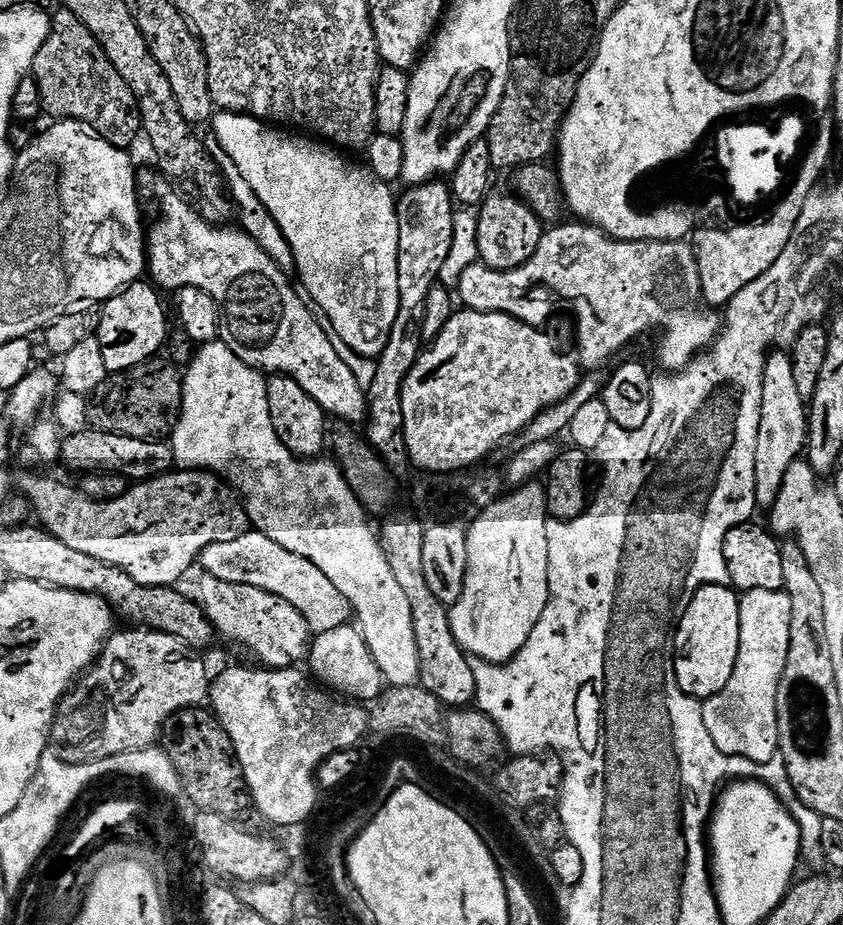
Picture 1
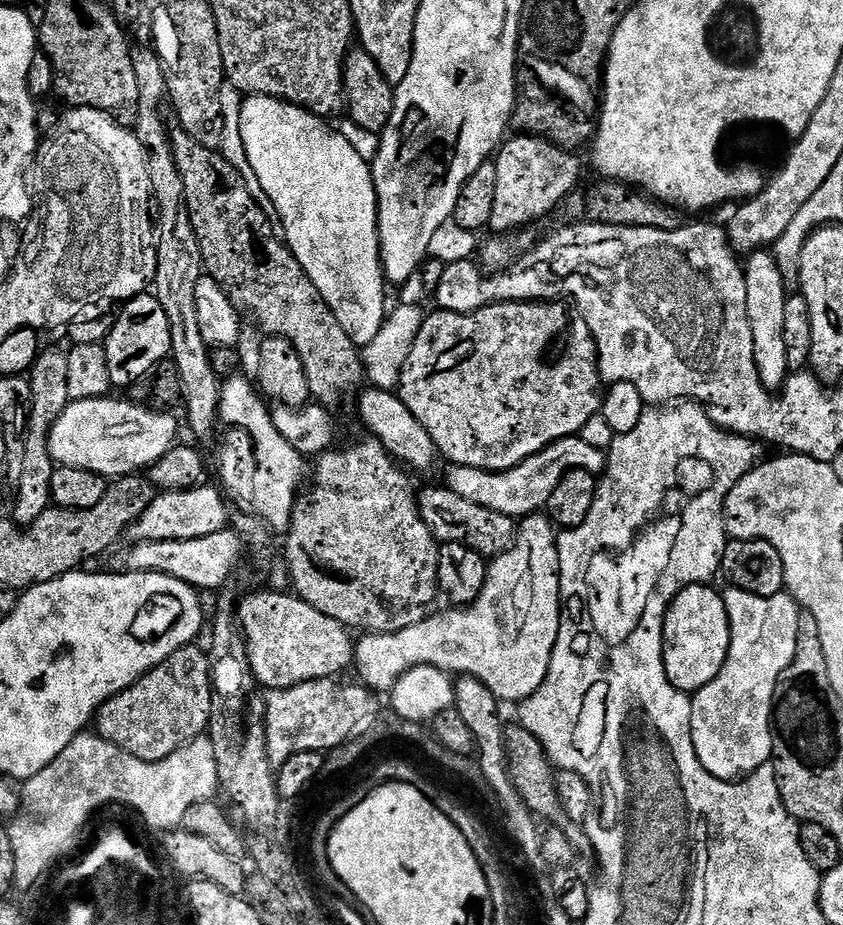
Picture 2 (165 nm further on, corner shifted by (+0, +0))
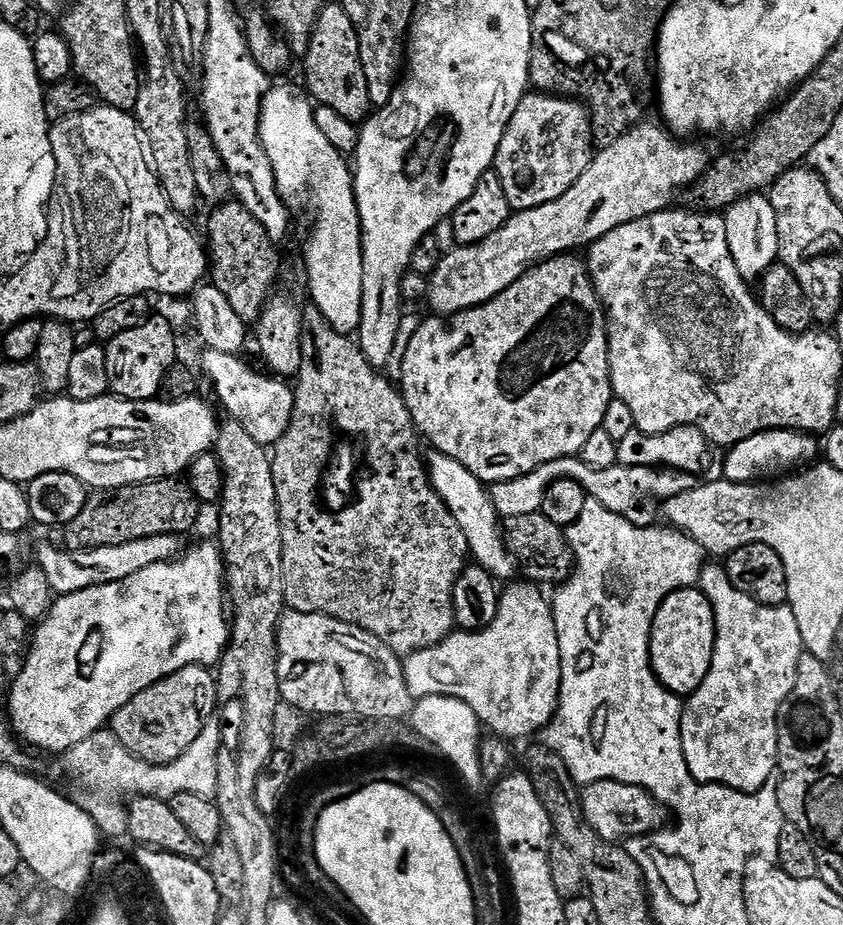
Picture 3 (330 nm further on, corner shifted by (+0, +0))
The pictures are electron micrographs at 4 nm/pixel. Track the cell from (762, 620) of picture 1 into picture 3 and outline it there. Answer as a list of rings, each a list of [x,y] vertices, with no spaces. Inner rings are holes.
[[[708,562],[700,570],[700,579],[698,587],[701,592],[706,594],[706,598],[710,602],[710,606],[714,610],[714,622],[716,623],[716,641],[714,642],[714,658],[710,662],[710,670],[706,674],[706,678],[702,682],[702,686],[698,686],[698,690],[687,697],[684,704],[684,713],[682,714],[682,722],[680,729],[682,730],[682,754],[686,758],[686,766],[690,770],[690,774],[694,779],[700,781],[701,784],[721,784],[723,788],[733,788],[739,792],[757,792],[764,786],[767,779],[771,775],[778,772],[778,718],[780,717],[780,707],[785,698],[790,694],[790,690],[794,690],[794,678],[798,674],[798,658],[805,652],[804,643],[802,642],[802,634],[798,634],[798,622],[794,622],[794,614],[791,608],[781,606],[766,606],[754,602],[754,598],[746,598],[746,594],[742,594],[742,590],[738,590],[730,582],[727,567],[720,562]]]

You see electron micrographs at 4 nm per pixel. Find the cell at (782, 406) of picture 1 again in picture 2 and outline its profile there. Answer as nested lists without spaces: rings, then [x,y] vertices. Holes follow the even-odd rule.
[[[766,250],[751,253],[744,264],[746,278],[747,321],[754,343],[754,362],[758,368],[759,380],[765,389],[779,391],[787,380],[790,369],[786,362],[786,342],[783,341],[783,319],[788,297],[786,278],[781,274],[775,257]]]

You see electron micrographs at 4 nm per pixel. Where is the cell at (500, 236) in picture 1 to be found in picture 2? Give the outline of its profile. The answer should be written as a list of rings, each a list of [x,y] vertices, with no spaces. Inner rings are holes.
[[[513,135],[501,143],[494,156],[498,186],[494,190],[494,214],[490,214],[493,233],[503,234],[527,229],[535,220],[552,212],[572,192],[580,180],[579,155],[559,148],[537,136]]]

